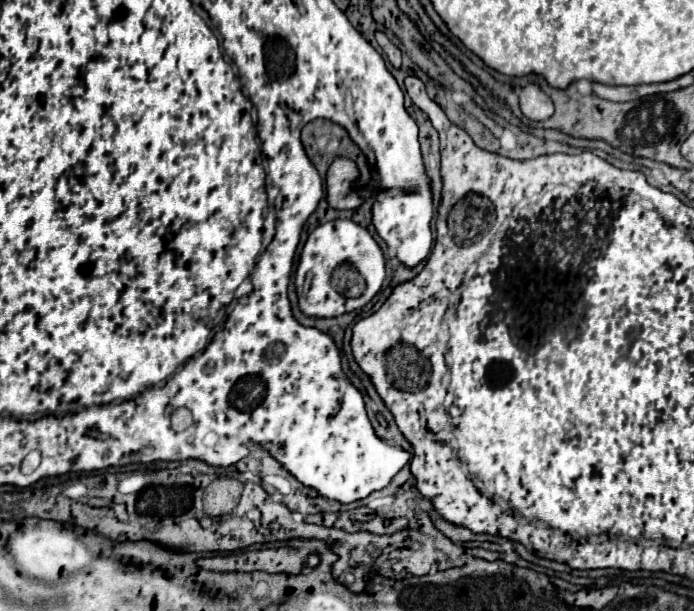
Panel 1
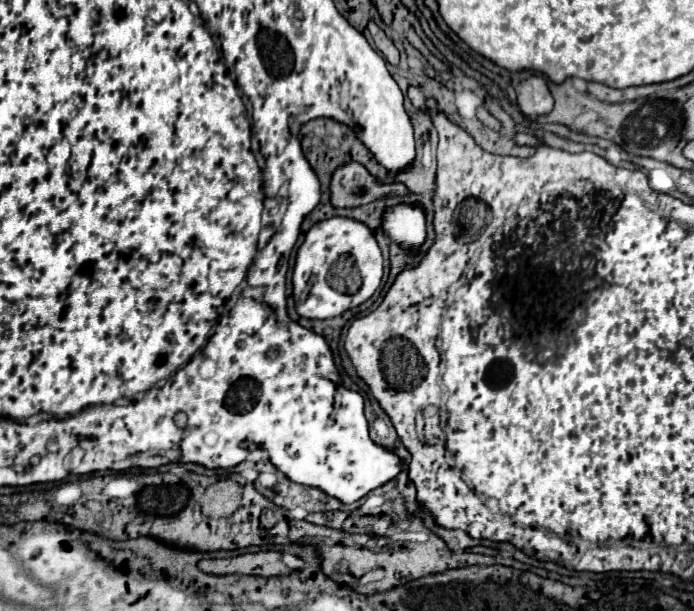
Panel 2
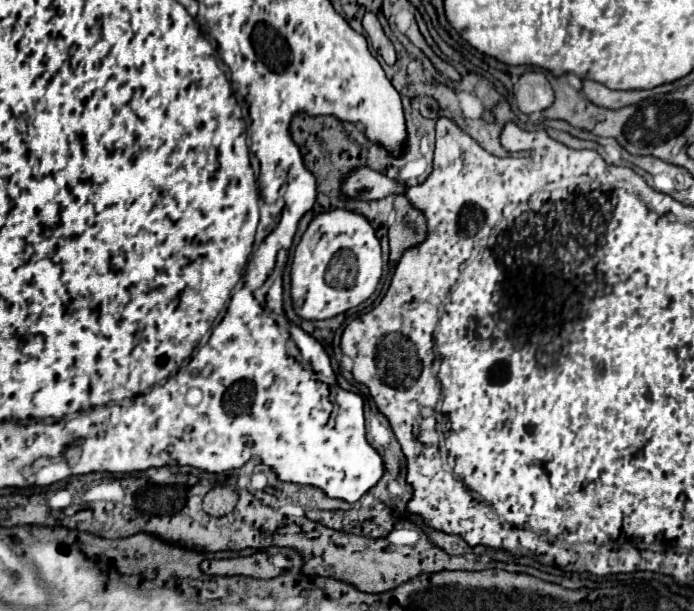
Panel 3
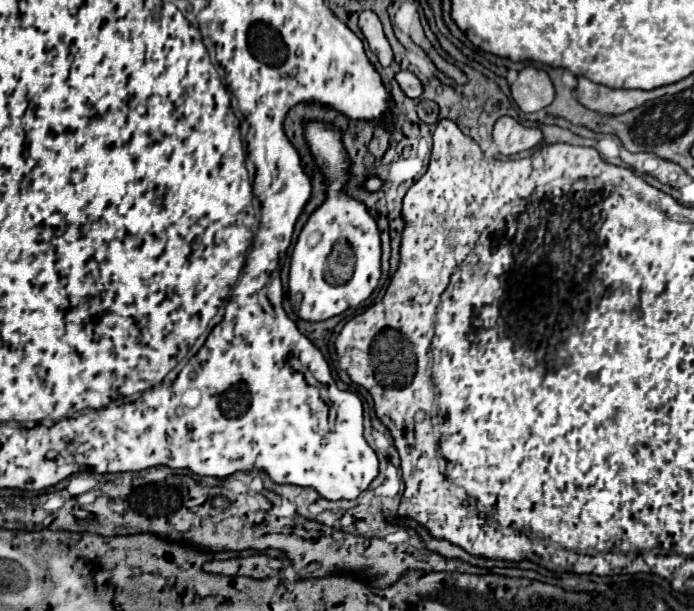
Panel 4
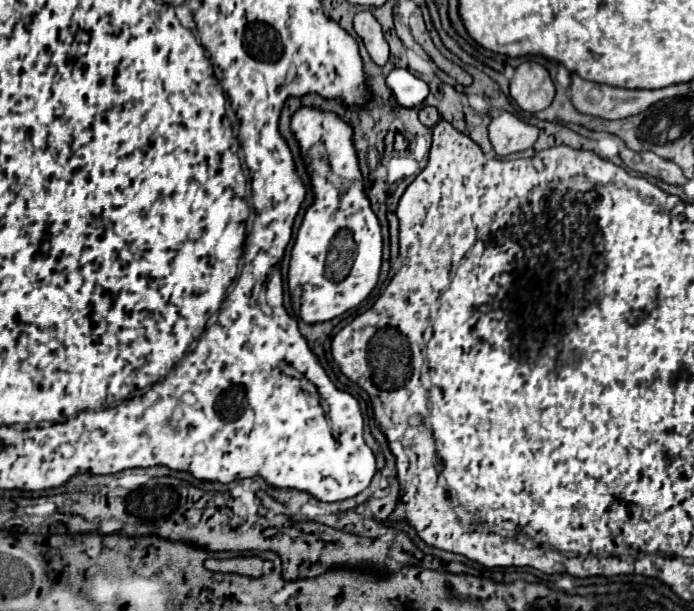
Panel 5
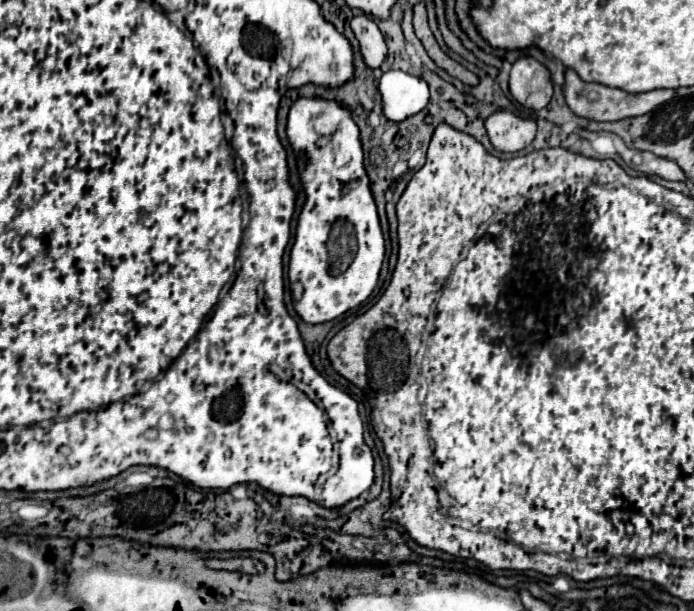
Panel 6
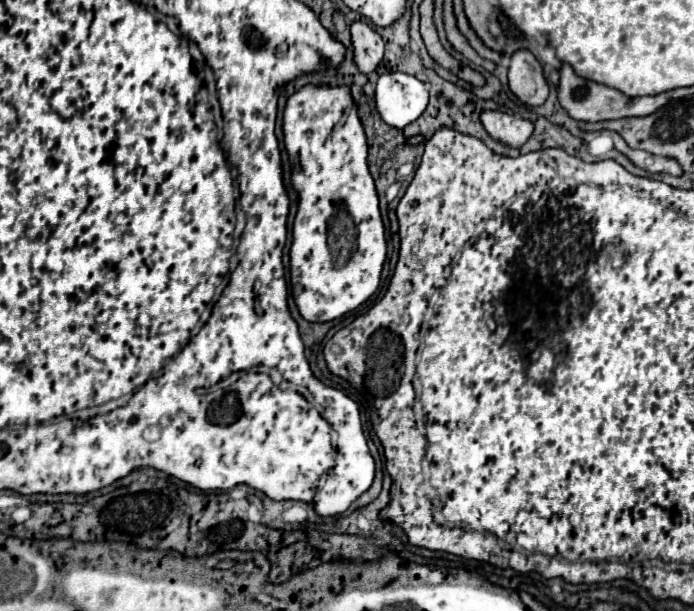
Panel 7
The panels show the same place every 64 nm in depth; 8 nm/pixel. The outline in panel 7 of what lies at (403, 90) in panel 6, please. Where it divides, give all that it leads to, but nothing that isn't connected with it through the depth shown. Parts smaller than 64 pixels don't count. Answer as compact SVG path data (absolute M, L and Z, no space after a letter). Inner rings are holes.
M399 71L387 72L377 81L374 100L386 124L404 128L418 120L426 110L428 90L416 76Z

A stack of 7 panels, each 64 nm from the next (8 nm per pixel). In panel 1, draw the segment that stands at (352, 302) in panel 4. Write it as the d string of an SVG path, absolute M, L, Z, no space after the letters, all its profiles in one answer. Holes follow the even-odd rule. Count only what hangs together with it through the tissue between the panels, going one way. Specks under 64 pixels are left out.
M352 220L320 224L310 232L296 268L298 306L306 316L314 318L342 316L368 304L382 288L384 276L384 254L364 226Z

